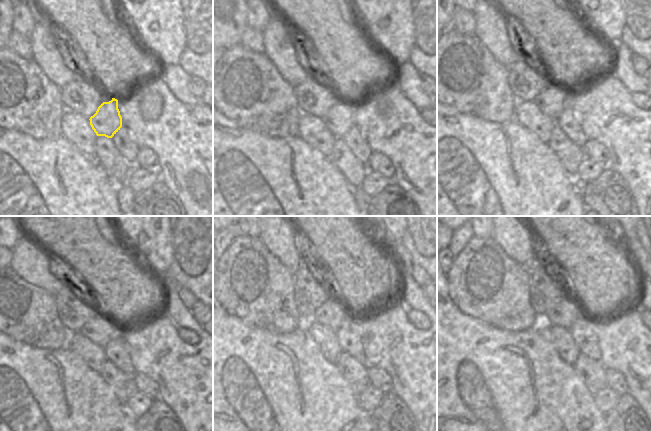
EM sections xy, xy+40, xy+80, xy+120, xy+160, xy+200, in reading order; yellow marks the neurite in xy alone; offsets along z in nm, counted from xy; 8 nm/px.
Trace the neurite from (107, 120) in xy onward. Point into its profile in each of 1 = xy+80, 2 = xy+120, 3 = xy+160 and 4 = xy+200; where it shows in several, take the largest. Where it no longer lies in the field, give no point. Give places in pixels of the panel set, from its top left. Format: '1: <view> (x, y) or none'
1: xy+80 (568, 116)
2: xy+120 (121, 343)
3: xy+160 (348, 336)
4: xy+200 (583, 331)

